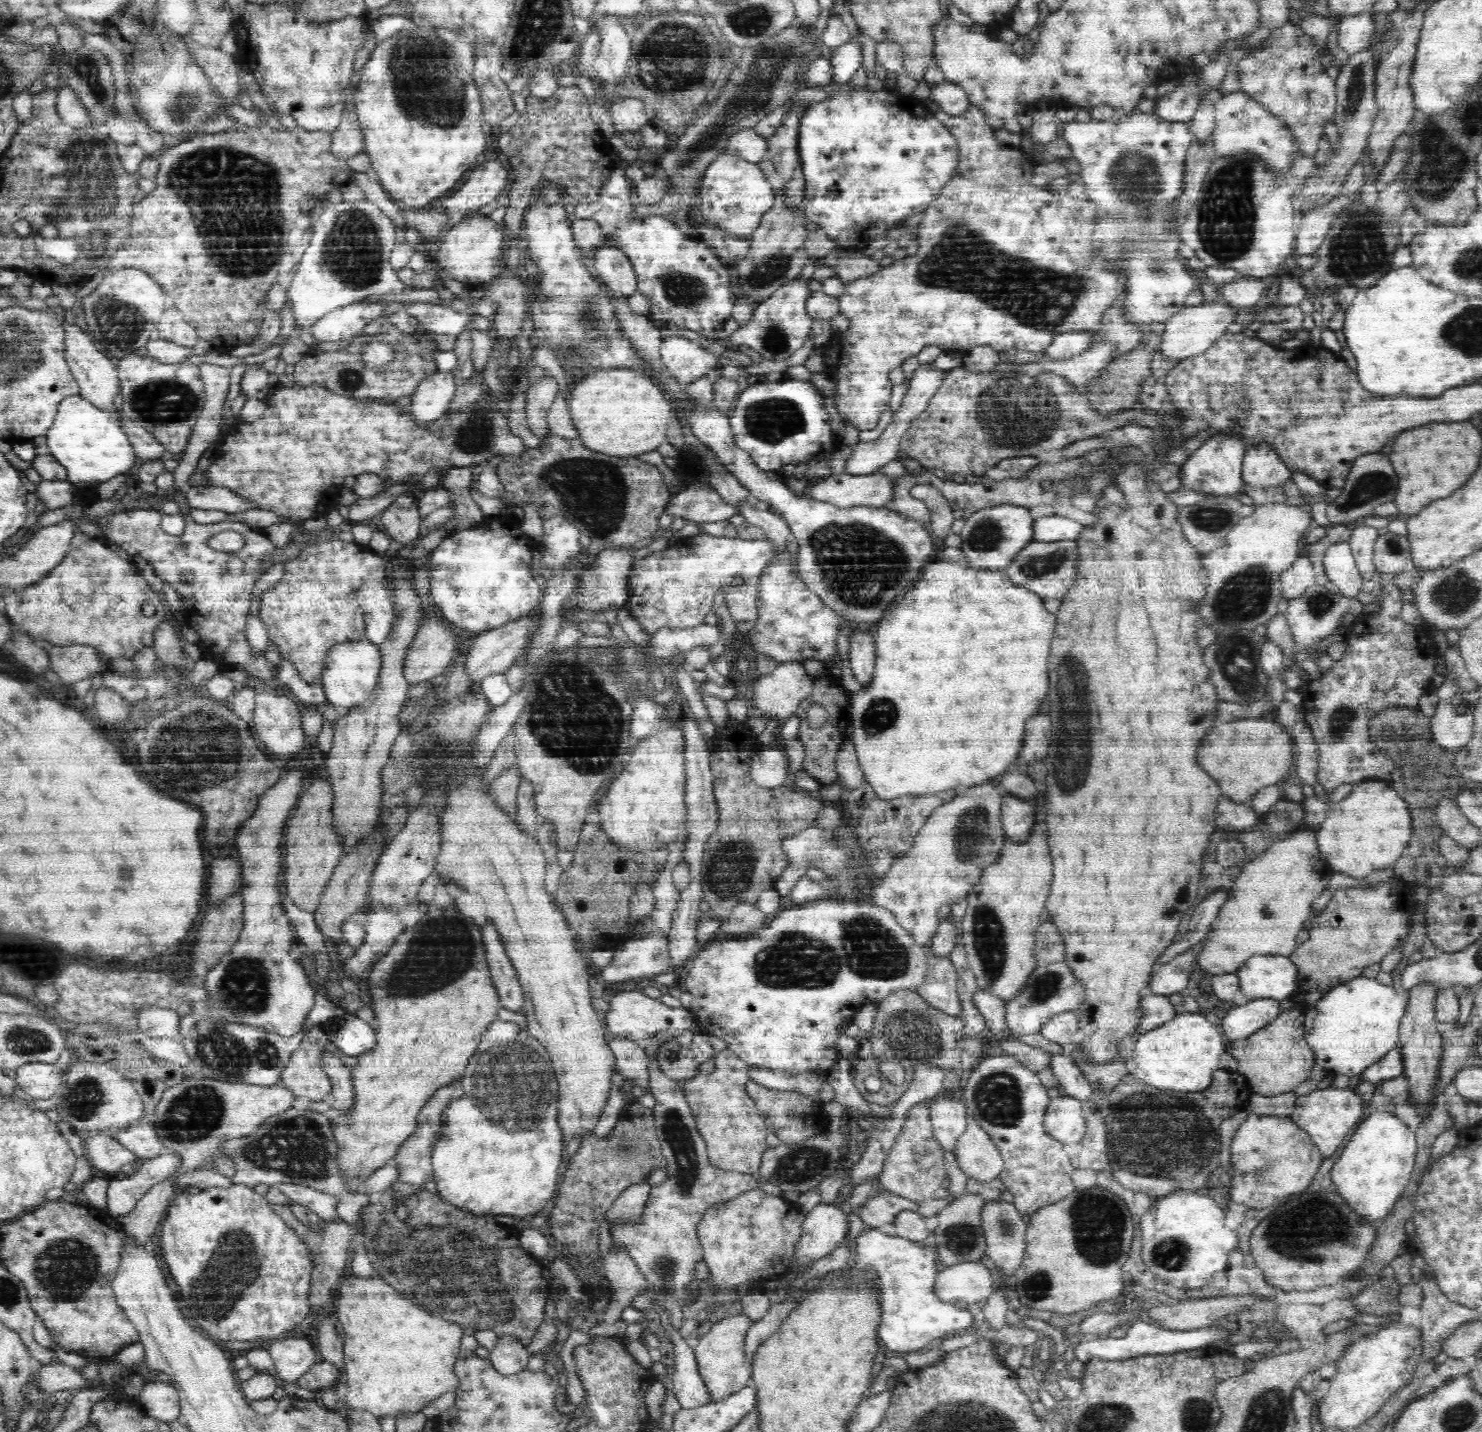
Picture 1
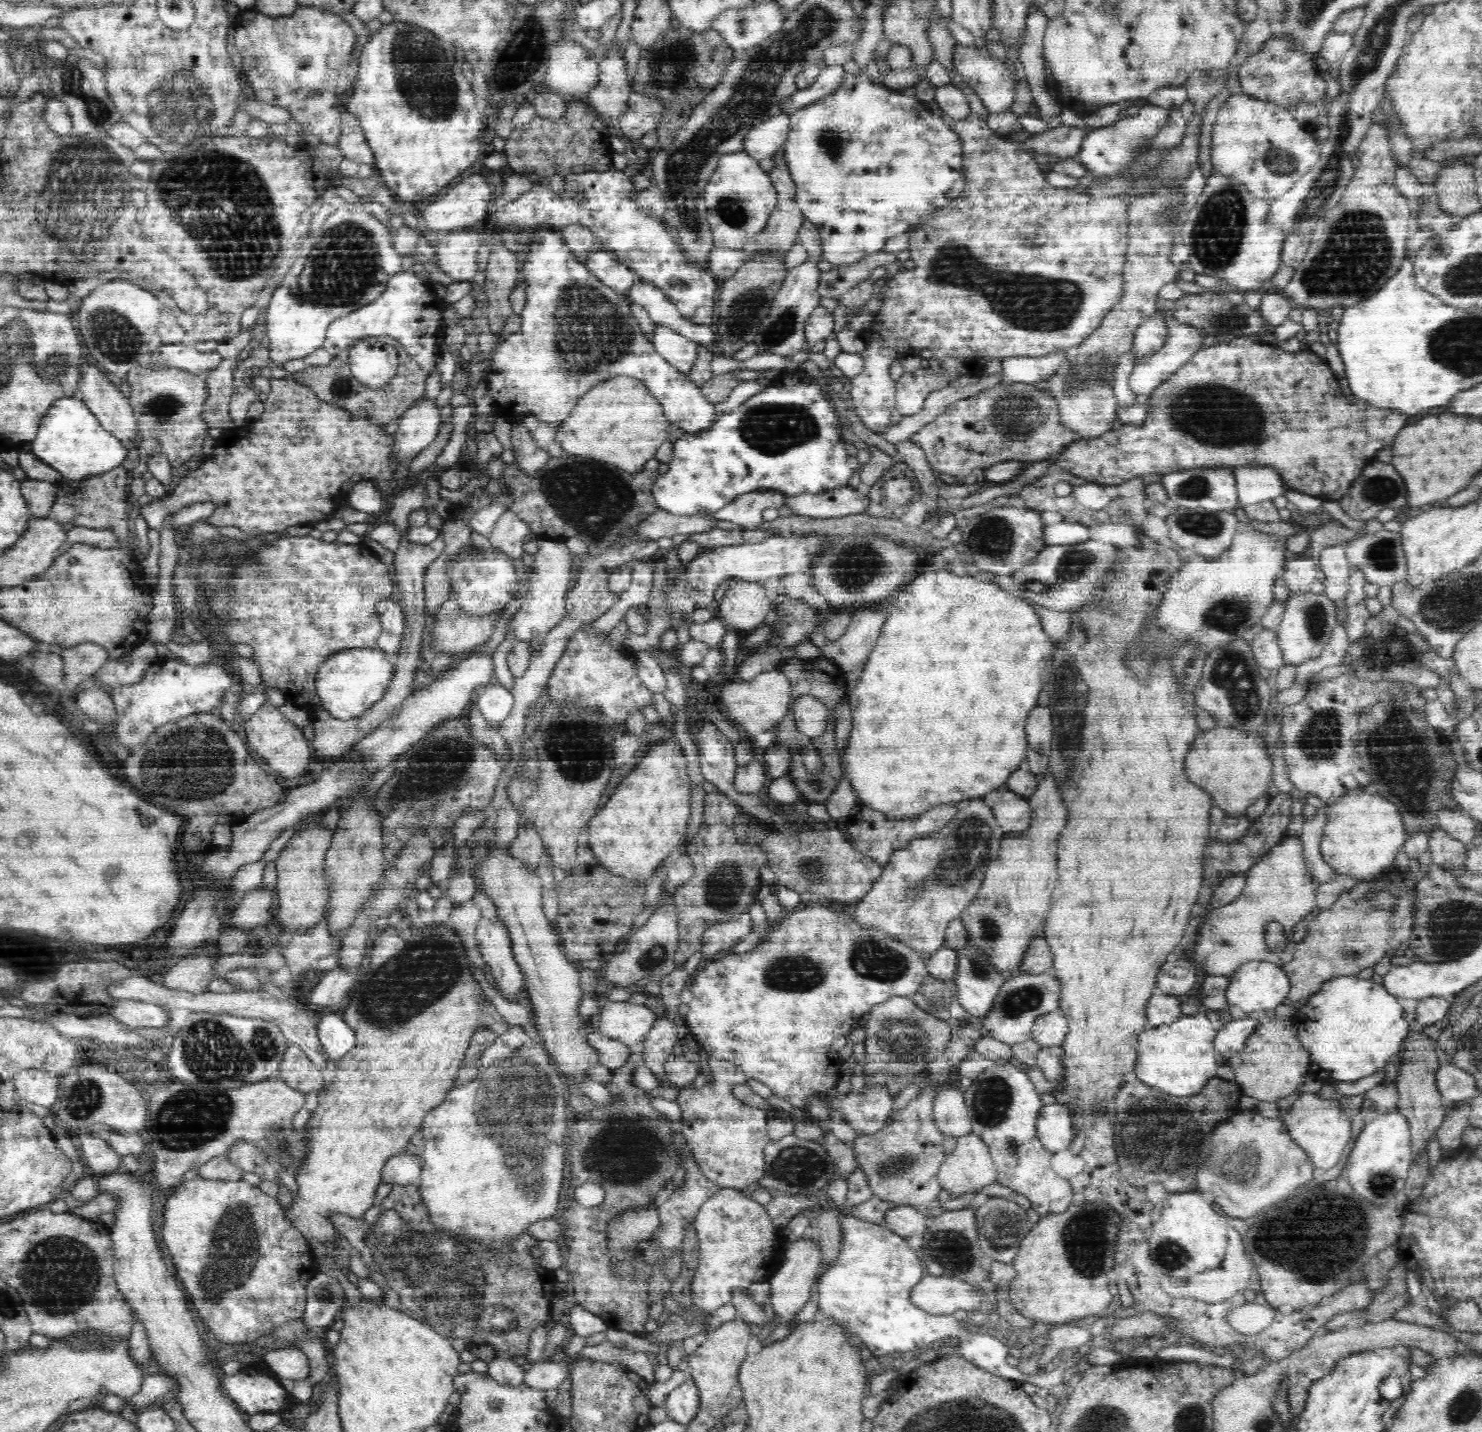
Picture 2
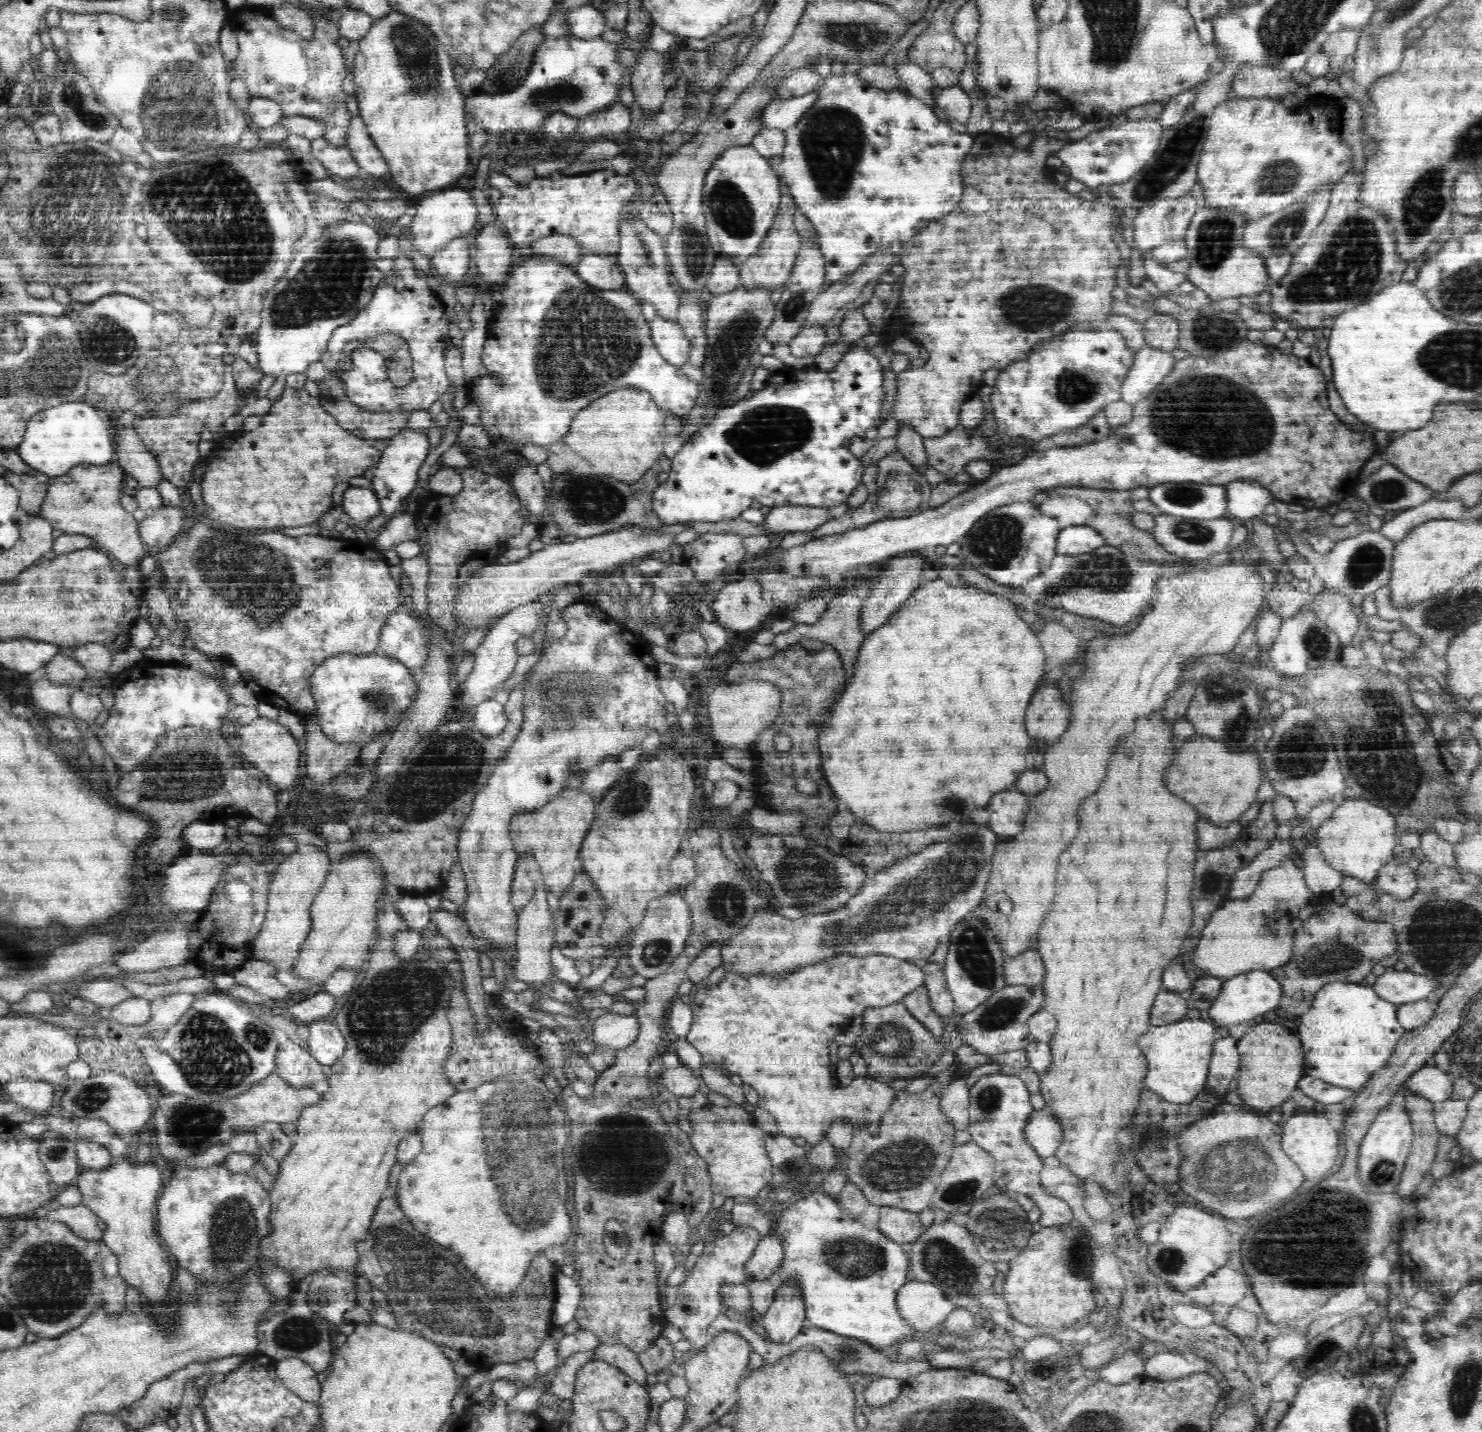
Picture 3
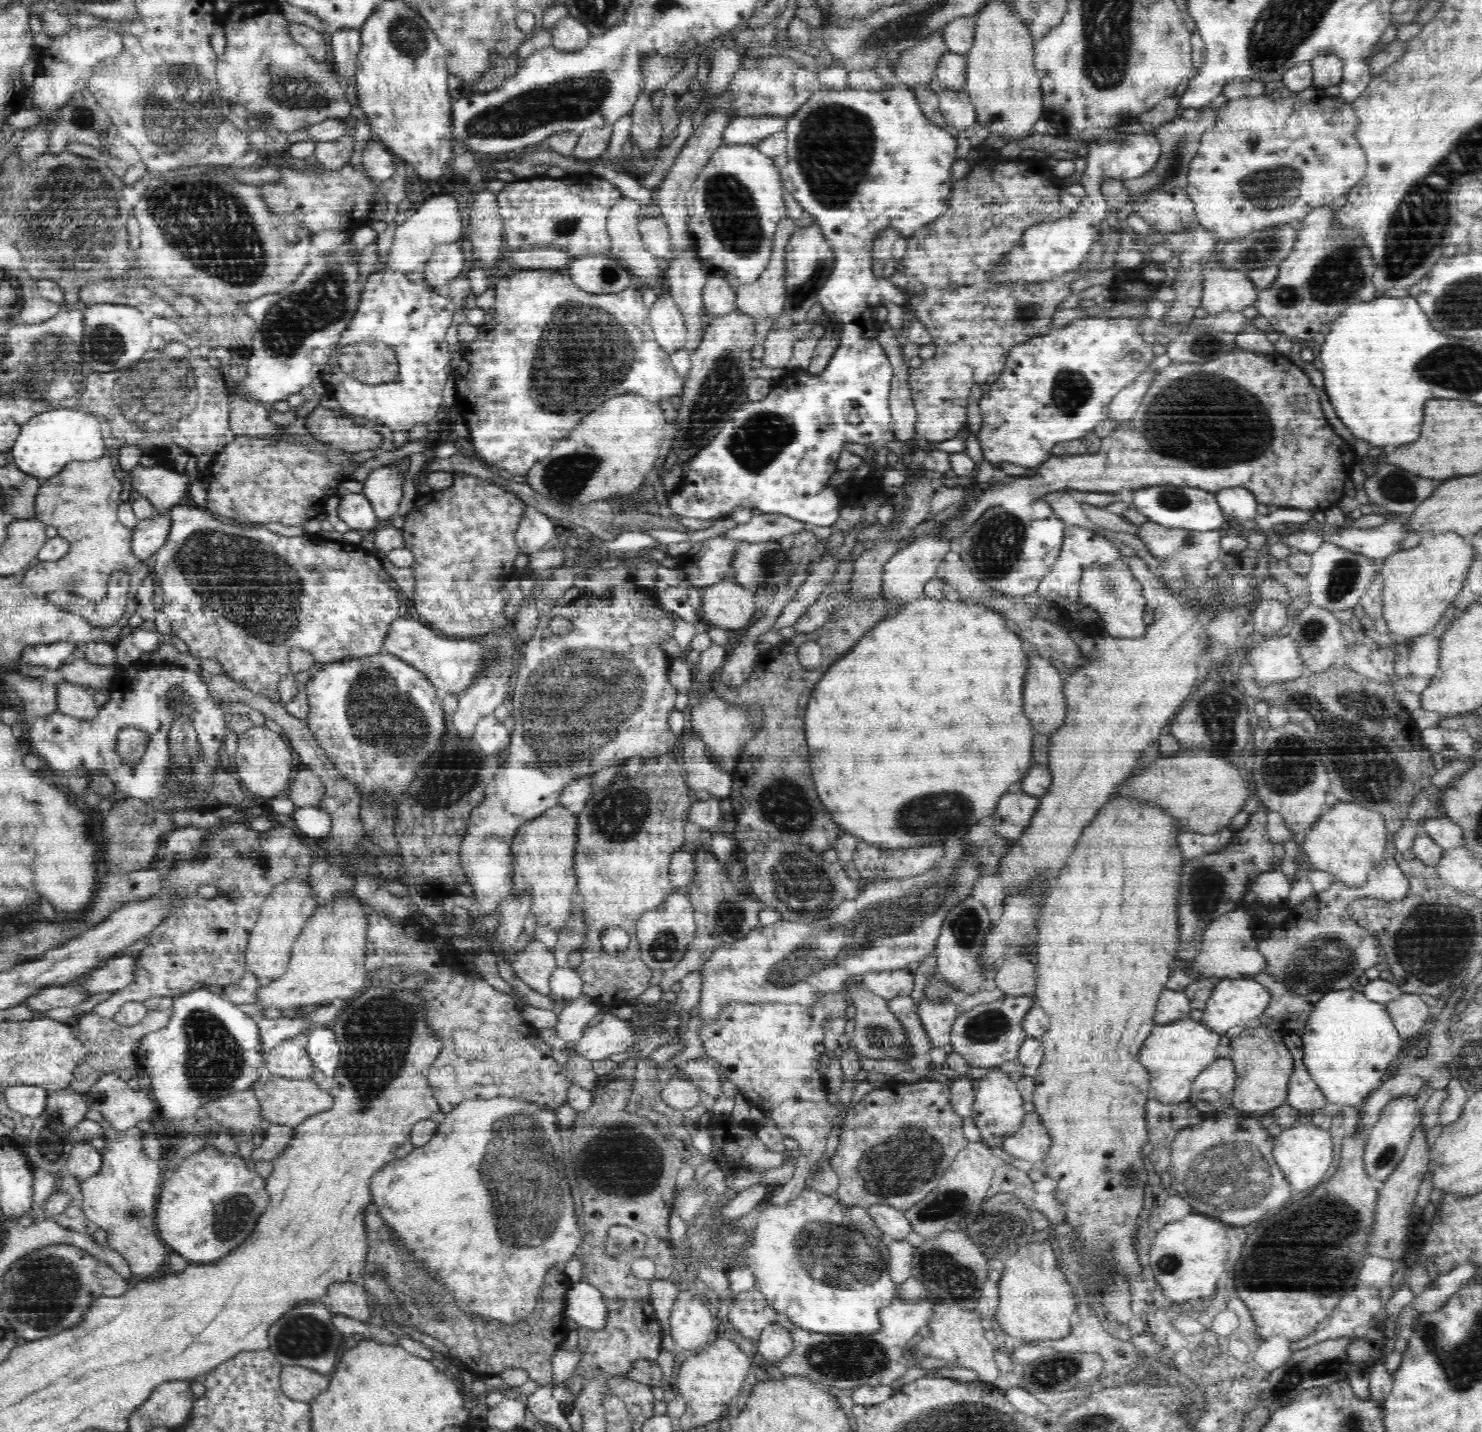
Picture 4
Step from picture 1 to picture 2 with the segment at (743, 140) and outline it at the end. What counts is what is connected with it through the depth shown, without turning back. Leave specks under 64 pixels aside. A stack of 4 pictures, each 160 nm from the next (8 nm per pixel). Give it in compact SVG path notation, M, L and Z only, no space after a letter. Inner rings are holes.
M778 113L772 118L757 124L744 136L744 151L756 160L772 157L787 139L790 114Z

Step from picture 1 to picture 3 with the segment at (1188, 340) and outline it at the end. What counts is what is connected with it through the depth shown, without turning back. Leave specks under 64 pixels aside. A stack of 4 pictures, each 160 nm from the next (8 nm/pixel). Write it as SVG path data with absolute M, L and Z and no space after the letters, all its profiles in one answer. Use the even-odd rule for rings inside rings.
M1144 345L1136 353L1134 362L1124 378L1121 386L1121 400L1135 405L1139 400L1146 398L1175 367L1175 358L1172 352L1168 353Z

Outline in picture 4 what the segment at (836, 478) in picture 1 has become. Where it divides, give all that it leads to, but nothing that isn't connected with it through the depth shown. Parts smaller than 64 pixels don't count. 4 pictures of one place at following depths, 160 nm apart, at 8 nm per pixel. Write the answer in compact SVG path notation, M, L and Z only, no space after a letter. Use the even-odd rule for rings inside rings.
M762 513L754 515L750 521L737 524L735 528L726 530L721 536L730 540L744 542L764 542L769 540L780 540L788 534L797 534L805 530L806 522L794 520L789 516L778 513Z

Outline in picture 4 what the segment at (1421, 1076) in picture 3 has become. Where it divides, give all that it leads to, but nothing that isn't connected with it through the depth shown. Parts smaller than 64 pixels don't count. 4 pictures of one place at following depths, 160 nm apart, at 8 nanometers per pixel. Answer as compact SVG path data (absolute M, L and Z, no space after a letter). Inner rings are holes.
M1397 1074L1392 1079L1386 1080L1384 1084L1369 1095L1368 1103L1361 1108L1361 1116L1364 1123L1369 1128L1374 1128L1375 1122L1379 1115L1382 1114L1383 1108L1395 1098L1410 1095L1418 1098L1420 1090L1422 1090L1422 1078L1418 1075Z

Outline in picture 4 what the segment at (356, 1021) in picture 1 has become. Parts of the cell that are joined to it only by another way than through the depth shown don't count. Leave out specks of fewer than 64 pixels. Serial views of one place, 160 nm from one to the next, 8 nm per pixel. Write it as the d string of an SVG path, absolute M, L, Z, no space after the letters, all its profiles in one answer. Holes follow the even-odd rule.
M313 1026L308 1029L306 1035L308 1036L306 1050L313 1065L322 1071L324 1076L332 1077L338 1068L341 1055L335 1032L331 1027Z

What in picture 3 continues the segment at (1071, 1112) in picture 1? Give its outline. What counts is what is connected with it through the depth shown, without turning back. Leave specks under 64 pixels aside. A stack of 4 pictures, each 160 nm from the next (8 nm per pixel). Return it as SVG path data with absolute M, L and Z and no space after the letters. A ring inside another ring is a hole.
M1034 1110L1023 1130L1024 1140L1040 1156L1052 1156L1064 1134L1058 1120L1048 1110Z

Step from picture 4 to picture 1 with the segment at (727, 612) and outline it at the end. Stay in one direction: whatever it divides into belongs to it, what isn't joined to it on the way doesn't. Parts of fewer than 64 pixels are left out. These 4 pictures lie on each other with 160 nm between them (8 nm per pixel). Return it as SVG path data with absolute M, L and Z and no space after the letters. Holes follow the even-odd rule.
M753 581L729 586L724 591L725 602L737 630L751 630L758 618L758 584Z

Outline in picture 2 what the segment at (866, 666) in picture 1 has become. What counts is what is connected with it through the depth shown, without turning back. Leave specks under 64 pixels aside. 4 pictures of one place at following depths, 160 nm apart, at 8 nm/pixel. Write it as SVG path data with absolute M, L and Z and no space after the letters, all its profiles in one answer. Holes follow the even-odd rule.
M887 607L873 608L874 612L860 611L851 614L851 621L847 631L836 641L822 641L821 652L827 658L839 665L839 668L847 673L848 671L860 670L863 664L868 660L871 650L877 644L877 638L882 633L884 622L886 622Z

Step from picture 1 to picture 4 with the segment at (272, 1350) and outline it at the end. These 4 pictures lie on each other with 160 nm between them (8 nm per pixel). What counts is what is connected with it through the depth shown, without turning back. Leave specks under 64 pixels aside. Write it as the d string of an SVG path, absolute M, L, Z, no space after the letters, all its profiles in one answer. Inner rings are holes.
M283 1366L280 1374L282 1392L292 1400L311 1401L327 1388L328 1378L310 1368Z

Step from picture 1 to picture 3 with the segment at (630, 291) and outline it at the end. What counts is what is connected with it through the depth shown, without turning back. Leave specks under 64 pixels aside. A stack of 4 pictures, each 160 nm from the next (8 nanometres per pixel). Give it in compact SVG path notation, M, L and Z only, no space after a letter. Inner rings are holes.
M605 253L584 255L576 263L578 277L604 292L625 288L625 275L616 260L617 256Z

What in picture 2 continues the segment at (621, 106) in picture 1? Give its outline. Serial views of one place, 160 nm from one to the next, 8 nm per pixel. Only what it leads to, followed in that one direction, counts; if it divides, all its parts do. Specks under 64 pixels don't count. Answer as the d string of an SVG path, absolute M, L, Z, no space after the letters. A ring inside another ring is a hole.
M632 92L627 97L626 109L619 114L618 124L624 138L639 141L646 132L656 131L662 113L659 100L651 100L646 95Z

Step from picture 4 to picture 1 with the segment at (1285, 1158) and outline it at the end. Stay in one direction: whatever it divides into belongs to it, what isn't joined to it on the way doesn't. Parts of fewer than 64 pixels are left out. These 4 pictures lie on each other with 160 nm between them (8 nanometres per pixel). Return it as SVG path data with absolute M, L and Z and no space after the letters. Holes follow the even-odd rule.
M1329 1086L1326 1089L1316 1089L1304 1096L1297 1096L1295 1109L1289 1114L1294 1123L1309 1133L1311 1140L1325 1158L1340 1151L1344 1138L1350 1135L1364 1118L1362 1114L1362 1098L1348 1090L1334 1090Z

